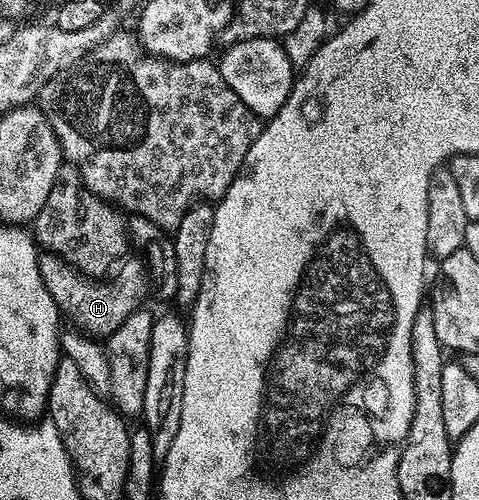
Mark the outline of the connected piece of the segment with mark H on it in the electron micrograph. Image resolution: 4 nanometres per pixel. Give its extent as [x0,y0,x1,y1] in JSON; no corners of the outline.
[37,251,147,339]

